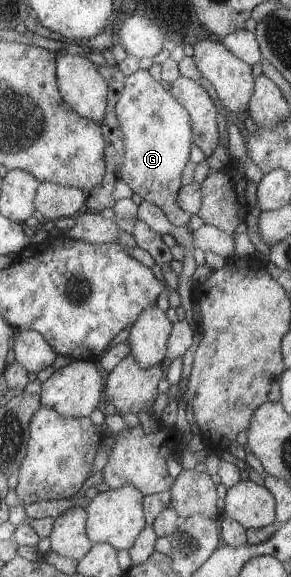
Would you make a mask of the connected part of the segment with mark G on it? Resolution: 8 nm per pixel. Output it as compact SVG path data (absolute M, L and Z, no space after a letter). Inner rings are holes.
M139 69L126 78L115 112L126 143L120 178L143 201L152 202L161 208L171 224L187 226L191 222L191 214L177 206L181 172L189 160L189 150L194 142L187 109L148 70Z

